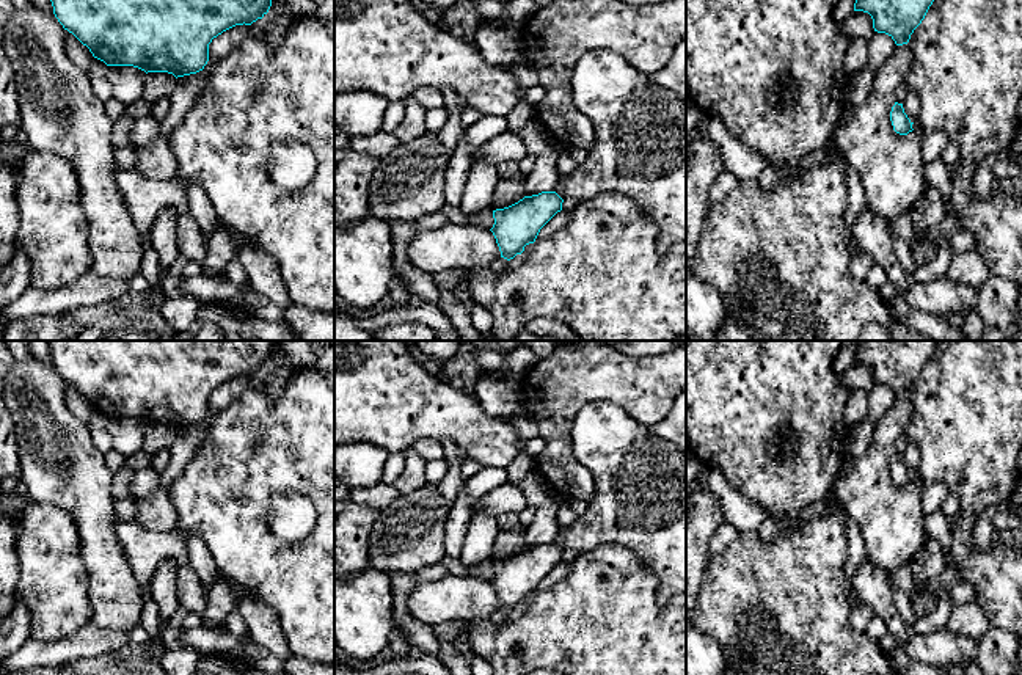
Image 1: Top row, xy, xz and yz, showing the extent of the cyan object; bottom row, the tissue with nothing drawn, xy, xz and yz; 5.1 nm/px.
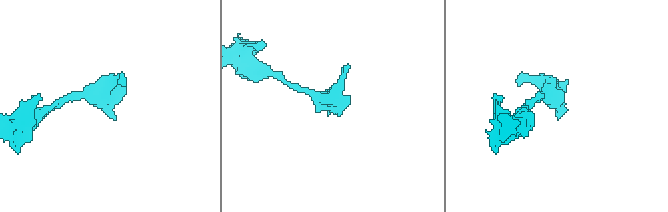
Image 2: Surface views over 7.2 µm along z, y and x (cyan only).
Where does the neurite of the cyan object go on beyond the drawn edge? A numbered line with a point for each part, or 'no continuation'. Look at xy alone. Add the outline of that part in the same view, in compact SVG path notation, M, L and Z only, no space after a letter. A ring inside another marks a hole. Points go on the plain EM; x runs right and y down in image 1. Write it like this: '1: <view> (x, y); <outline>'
no continuation

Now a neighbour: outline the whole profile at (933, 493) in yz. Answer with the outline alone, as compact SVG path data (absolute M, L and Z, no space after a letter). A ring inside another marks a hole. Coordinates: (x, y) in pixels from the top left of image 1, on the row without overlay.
M925 482L922 487L922 504L923 512L931 513L940 509L944 499L950 494L944 482Z

